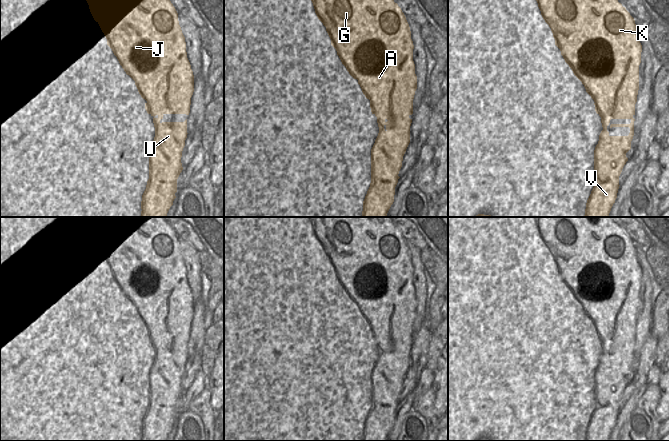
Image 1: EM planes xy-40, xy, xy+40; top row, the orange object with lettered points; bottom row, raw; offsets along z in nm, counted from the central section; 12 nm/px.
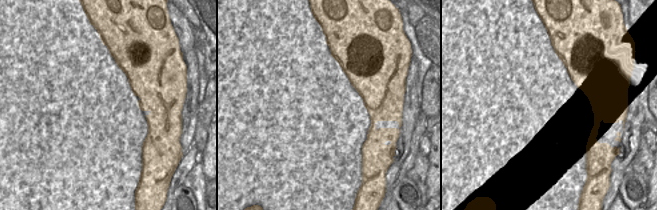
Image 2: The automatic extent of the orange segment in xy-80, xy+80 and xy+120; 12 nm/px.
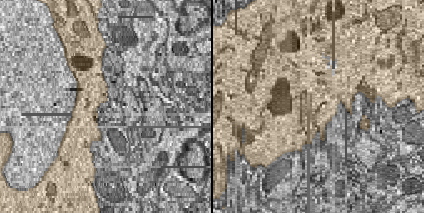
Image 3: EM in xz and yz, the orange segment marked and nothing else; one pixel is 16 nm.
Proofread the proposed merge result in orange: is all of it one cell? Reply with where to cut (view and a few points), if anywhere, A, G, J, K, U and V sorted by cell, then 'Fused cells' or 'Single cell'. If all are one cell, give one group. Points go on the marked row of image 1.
No split. Groups: A G J K U V. Single cell

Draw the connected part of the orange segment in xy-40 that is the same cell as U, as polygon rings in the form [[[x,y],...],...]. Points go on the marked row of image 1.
[[[86,0],[94,20],[99,24],[120,65],[134,81],[139,94],[147,102],[145,109],[153,116],[155,137],[149,148],[149,179],[142,195],[141,217],[167,217],[176,198],[177,179],[183,170],[181,157],[187,138],[187,119],[184,122],[160,122],[165,114],[190,113],[194,92],[194,75],[187,58],[185,37],[178,13],[170,0]]]

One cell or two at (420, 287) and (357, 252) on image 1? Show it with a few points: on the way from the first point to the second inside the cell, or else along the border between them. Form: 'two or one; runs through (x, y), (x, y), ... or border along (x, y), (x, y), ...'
two; border along (410, 260), (413, 266), (413, 287), (417, 306)

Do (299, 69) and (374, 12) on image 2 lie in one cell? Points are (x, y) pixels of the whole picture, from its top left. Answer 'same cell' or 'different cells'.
same cell

